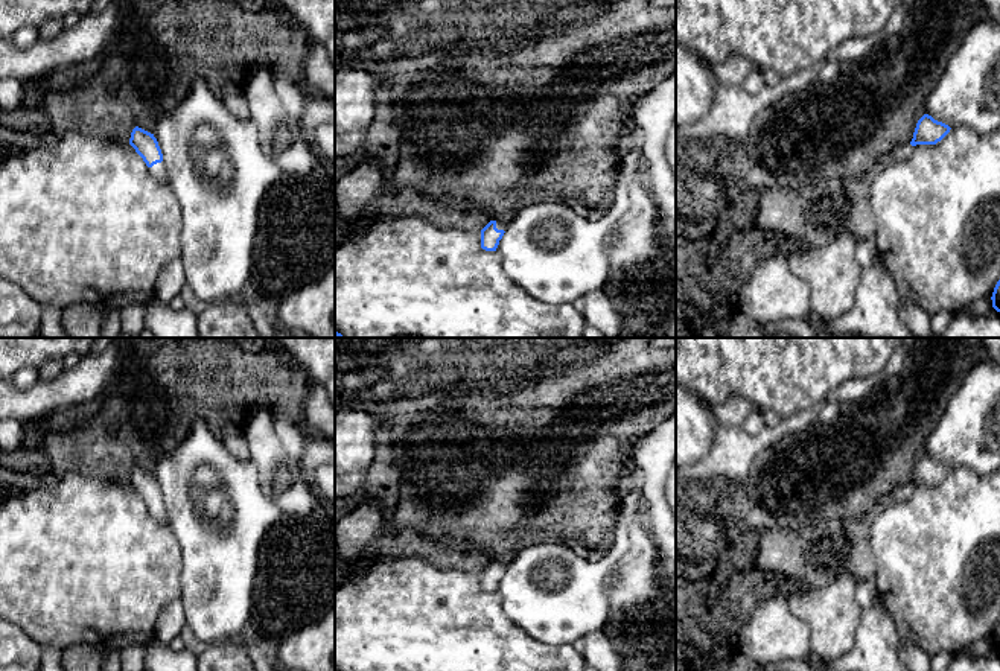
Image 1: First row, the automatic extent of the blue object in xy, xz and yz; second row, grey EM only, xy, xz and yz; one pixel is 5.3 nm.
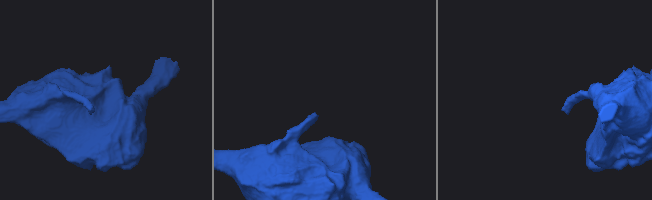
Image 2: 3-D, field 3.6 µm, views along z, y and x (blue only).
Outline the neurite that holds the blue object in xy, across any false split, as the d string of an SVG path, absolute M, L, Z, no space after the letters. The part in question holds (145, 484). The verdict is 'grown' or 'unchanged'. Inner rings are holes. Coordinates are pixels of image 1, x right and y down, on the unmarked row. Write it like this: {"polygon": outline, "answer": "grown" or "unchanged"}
{"polygon": "M135 467L131 473L129 485L143 499L149 513L161 523L169 525L167 510L163 495L154 475Z", "answer": "grown"}

